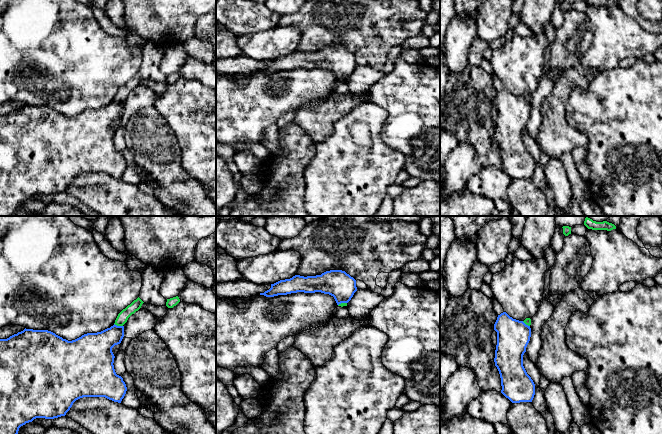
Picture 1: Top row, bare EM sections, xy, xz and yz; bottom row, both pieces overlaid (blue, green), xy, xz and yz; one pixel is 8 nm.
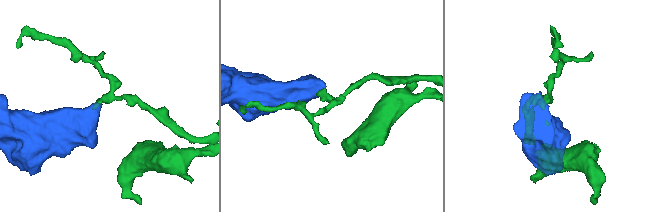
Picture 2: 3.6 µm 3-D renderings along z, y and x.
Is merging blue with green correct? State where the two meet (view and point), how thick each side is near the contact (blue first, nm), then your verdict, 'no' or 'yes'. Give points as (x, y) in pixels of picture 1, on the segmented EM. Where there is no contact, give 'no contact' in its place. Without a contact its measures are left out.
xy (118, 326) | 260/90 nm | no

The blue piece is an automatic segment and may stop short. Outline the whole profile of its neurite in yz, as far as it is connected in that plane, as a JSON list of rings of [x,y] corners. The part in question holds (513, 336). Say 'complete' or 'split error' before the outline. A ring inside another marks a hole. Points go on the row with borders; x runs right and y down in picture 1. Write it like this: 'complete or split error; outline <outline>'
complete; outline [[[506,312],[498,315],[495,366],[501,378],[501,393],[512,403],[532,402],[535,384],[523,366],[523,355],[530,341],[531,328]]]

